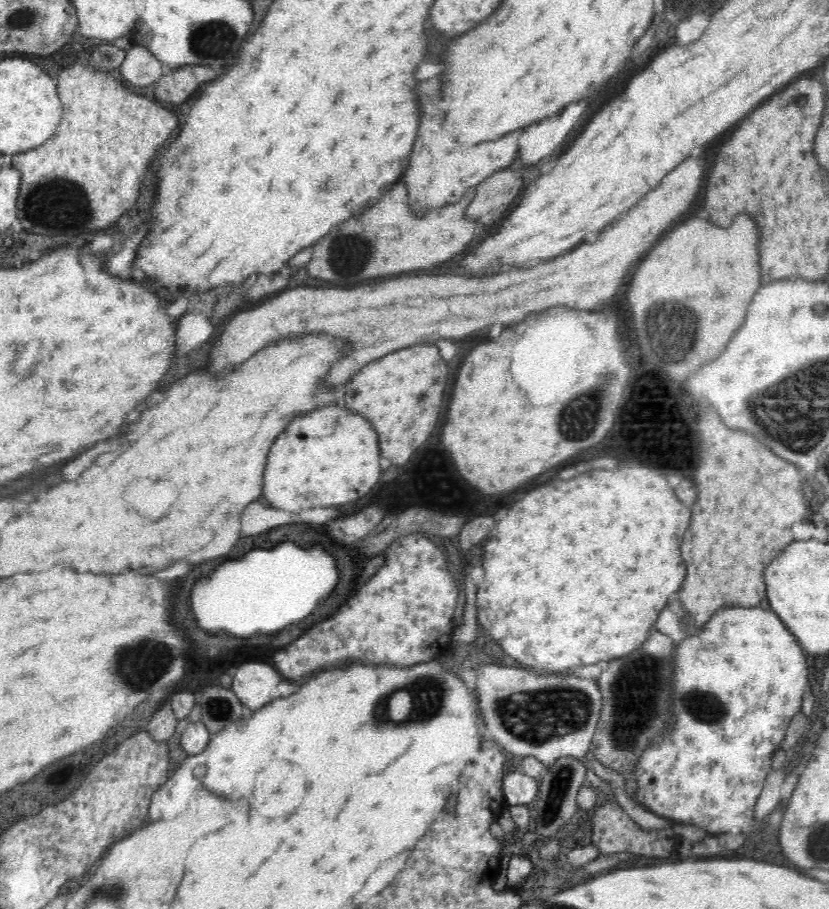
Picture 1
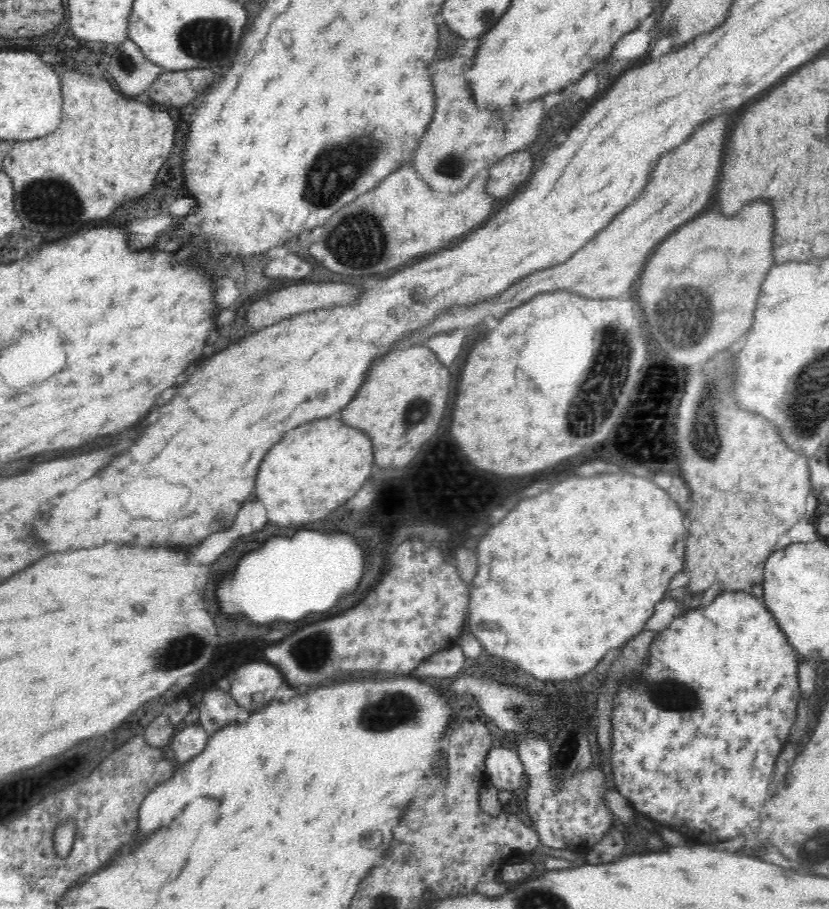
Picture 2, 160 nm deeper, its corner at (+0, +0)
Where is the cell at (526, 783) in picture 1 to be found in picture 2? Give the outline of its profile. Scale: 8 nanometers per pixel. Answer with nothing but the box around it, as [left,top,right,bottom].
[485,746,526,792]

